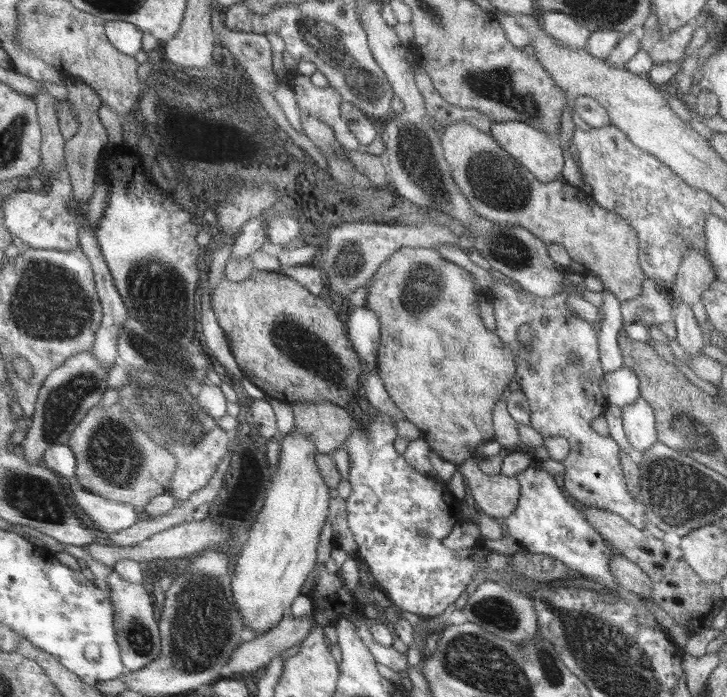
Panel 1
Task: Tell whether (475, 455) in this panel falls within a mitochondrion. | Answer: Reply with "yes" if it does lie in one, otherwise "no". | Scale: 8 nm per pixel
no

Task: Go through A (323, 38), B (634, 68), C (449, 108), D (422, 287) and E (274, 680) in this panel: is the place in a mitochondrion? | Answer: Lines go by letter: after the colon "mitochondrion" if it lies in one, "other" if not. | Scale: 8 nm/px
A: mitochondrion
B: other
C: other
D: mitochondrion
E: other

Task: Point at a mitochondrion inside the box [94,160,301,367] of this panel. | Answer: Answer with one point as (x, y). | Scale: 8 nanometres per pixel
(157, 293)

